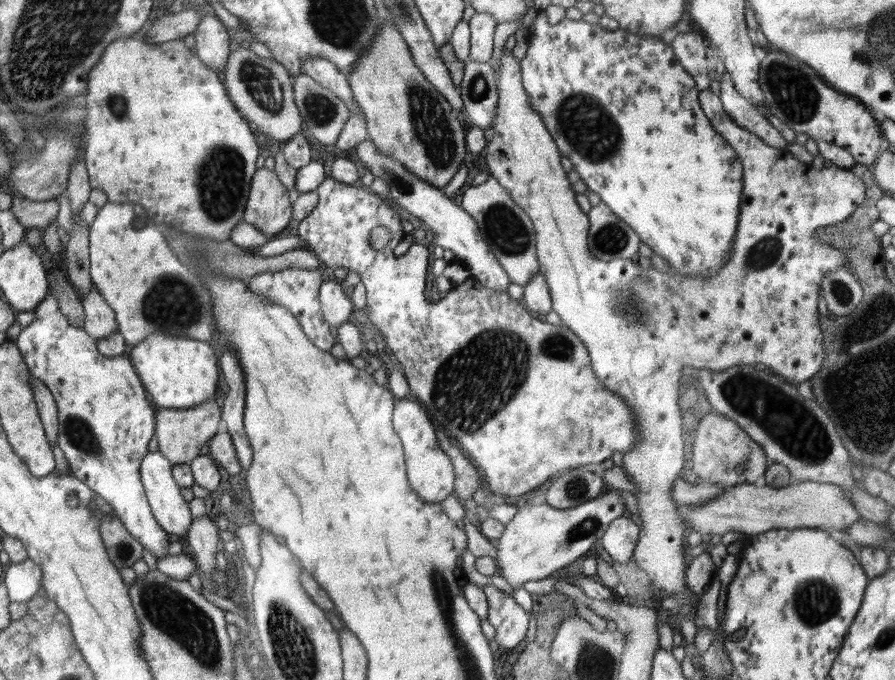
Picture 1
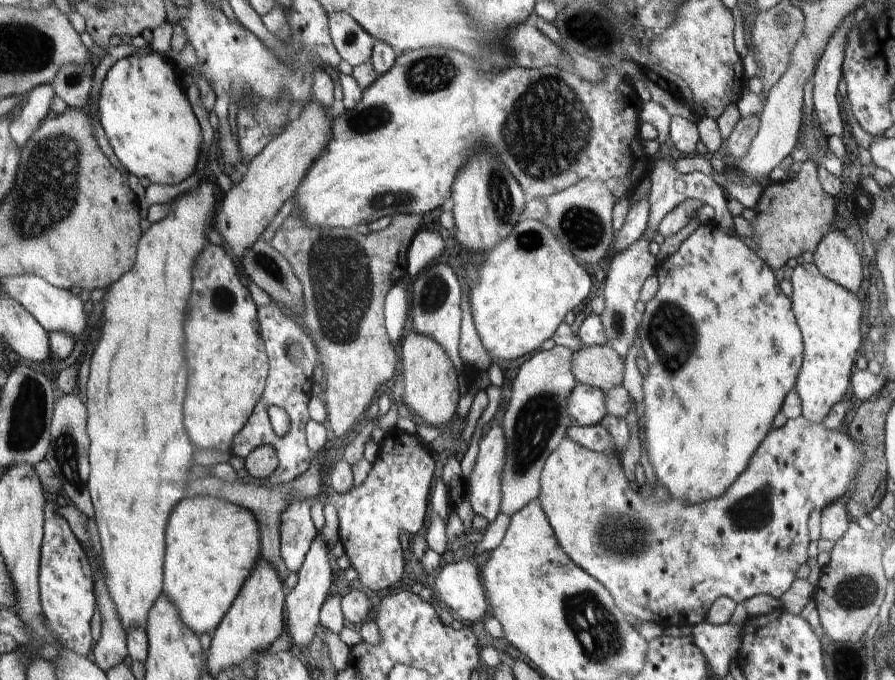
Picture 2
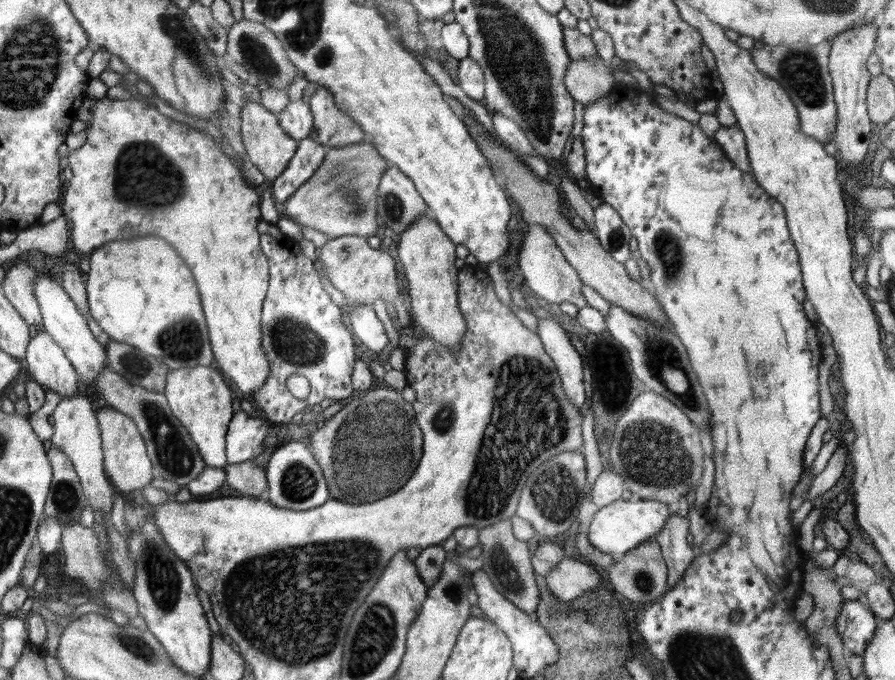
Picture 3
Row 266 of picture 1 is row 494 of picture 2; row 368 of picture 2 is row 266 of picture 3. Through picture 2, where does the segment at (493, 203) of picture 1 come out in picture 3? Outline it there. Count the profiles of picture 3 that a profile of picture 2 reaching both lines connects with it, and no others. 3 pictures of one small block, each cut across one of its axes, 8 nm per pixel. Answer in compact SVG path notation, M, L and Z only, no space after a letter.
M529 225L520 248L519 266L528 286L540 296L540 300L548 300L556 304L556 308L563 302L571 302L578 309L588 305L581 291L583 282L577 270L565 259L544 225Z

